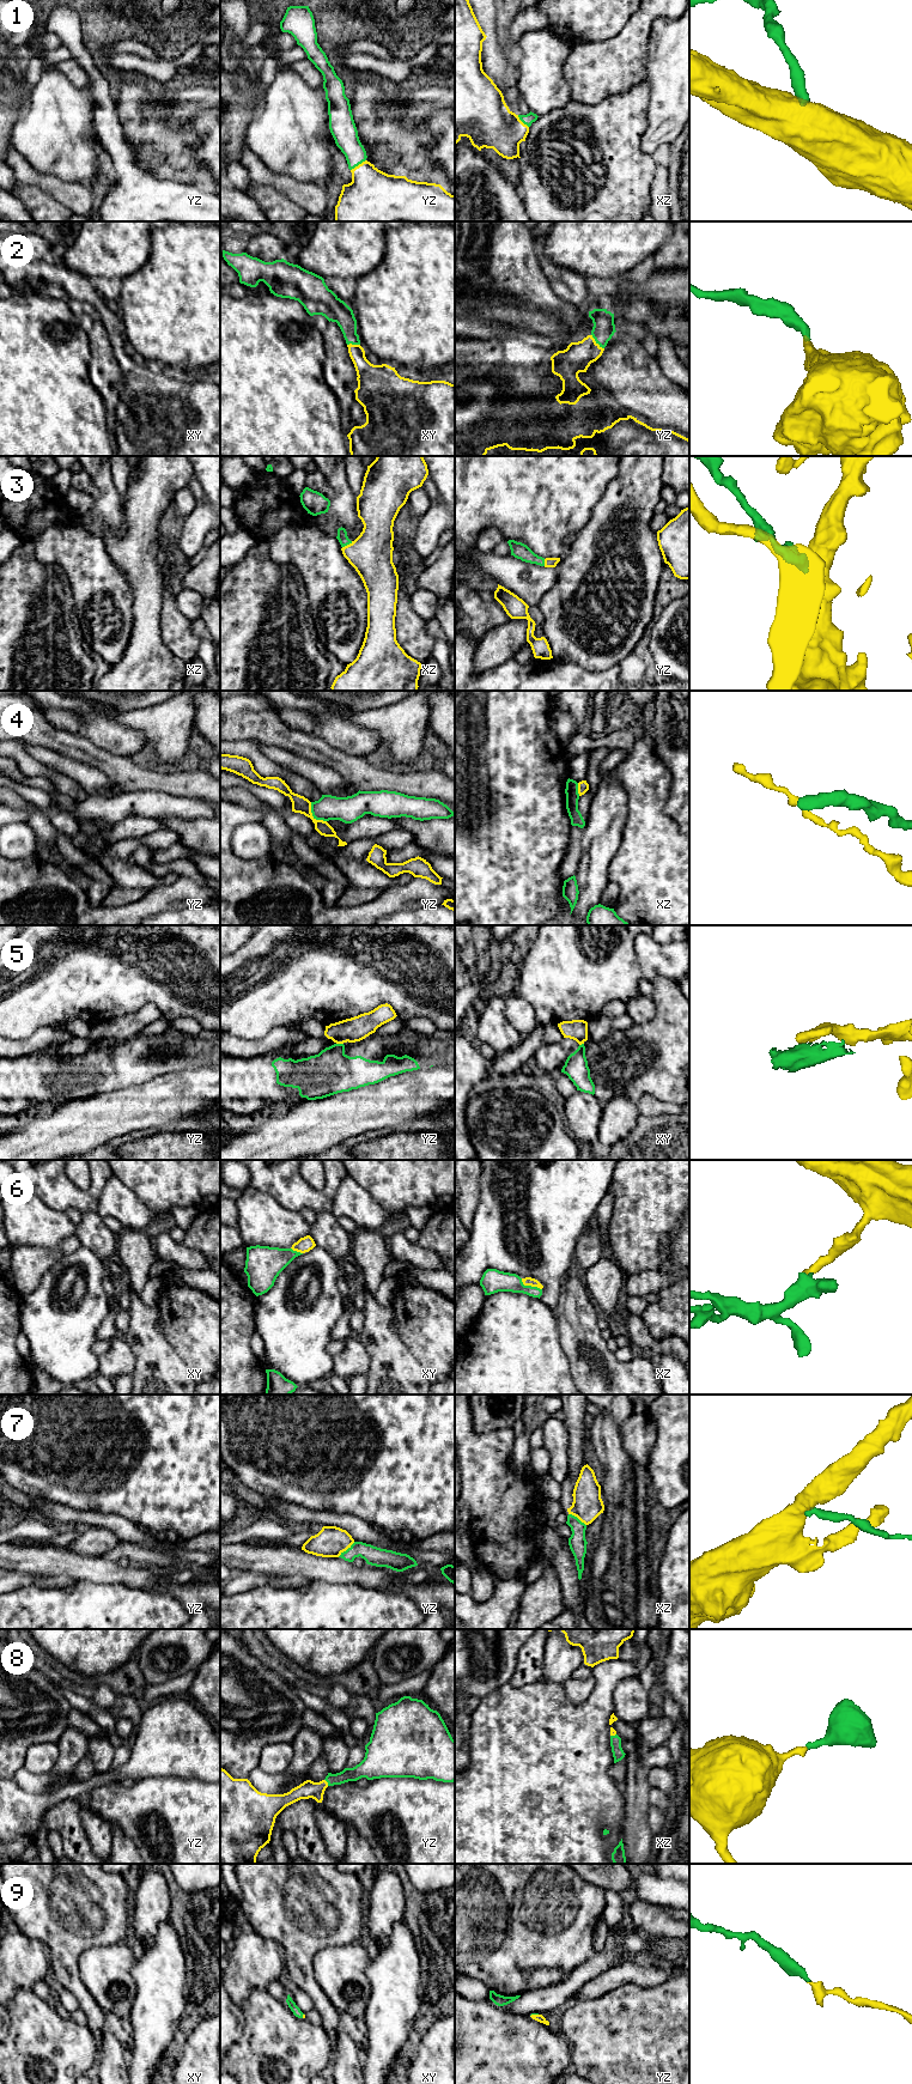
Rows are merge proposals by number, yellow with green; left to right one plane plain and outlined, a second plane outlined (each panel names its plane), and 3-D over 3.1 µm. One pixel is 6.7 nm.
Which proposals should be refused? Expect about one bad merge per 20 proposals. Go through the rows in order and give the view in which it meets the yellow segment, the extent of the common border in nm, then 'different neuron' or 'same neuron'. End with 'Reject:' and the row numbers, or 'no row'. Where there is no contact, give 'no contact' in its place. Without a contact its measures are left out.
1: yz | 130 nm | same neuron
2: yz | 130 nm | same neuron
3: xz | 80 nm | same neuron
4: yz | 170 nm | different neuron
5: yz | 50 nm | different neuron
6: xz | 160 nm | same neuron
7: yz | 160 nm | different neuron
8: yz | 50 nm | same neuron
9: yz | 60 nm | same neuron
Reject: 4, 5, 7

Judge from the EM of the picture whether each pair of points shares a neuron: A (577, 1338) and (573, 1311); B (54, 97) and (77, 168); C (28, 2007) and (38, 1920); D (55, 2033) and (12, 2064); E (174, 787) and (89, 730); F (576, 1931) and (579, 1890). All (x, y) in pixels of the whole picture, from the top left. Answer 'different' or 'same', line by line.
A: same
B: same
C: different
D: same
E: different
F: same

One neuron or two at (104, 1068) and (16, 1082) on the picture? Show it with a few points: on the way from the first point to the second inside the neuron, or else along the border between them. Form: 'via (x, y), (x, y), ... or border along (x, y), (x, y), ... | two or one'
via (83, 1076), (67, 1080), (37, 1081) | one

